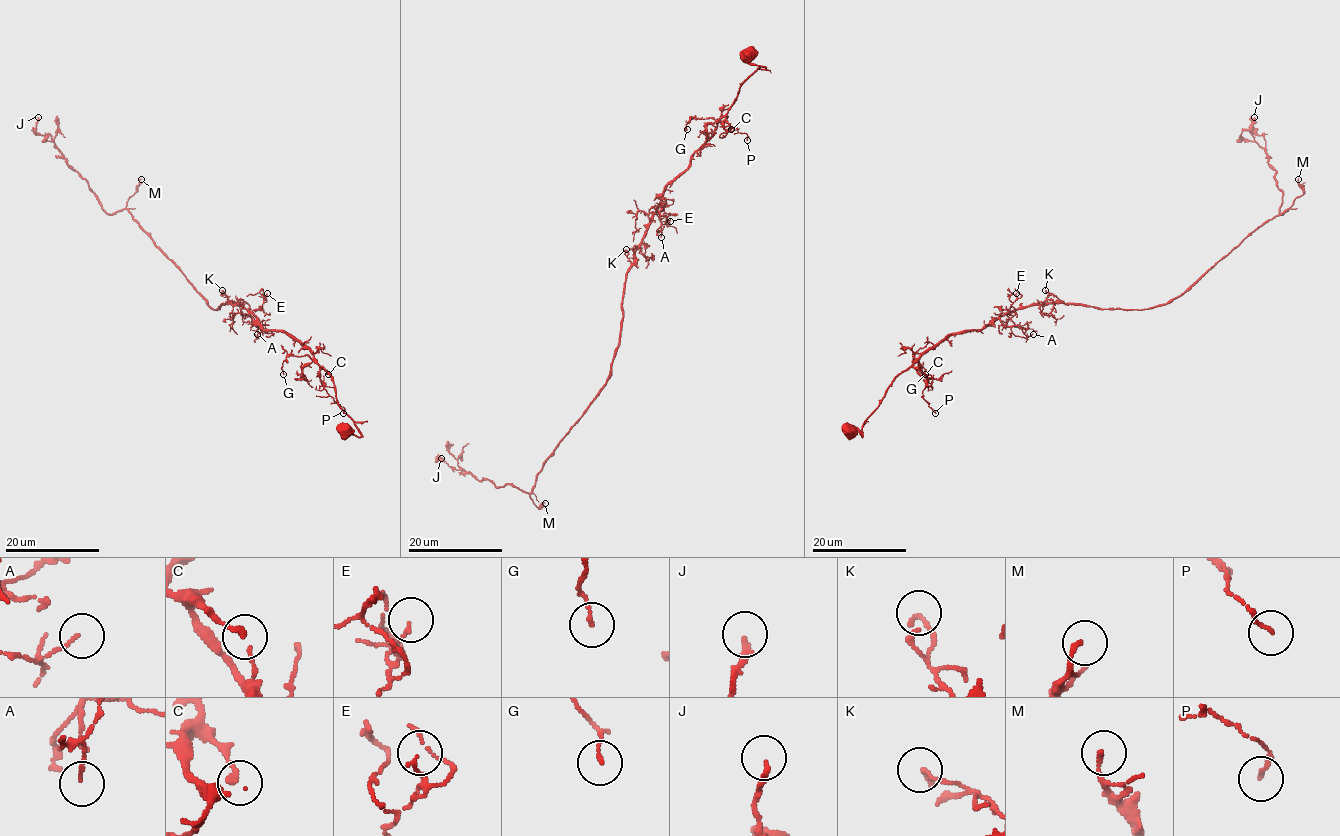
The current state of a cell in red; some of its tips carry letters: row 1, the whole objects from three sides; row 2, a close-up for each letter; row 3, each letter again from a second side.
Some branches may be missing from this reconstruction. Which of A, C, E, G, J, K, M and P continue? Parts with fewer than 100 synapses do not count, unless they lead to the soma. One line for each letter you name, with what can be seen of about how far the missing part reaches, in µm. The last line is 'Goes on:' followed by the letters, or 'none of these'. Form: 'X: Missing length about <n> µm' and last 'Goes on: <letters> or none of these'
Goes on: none of these

